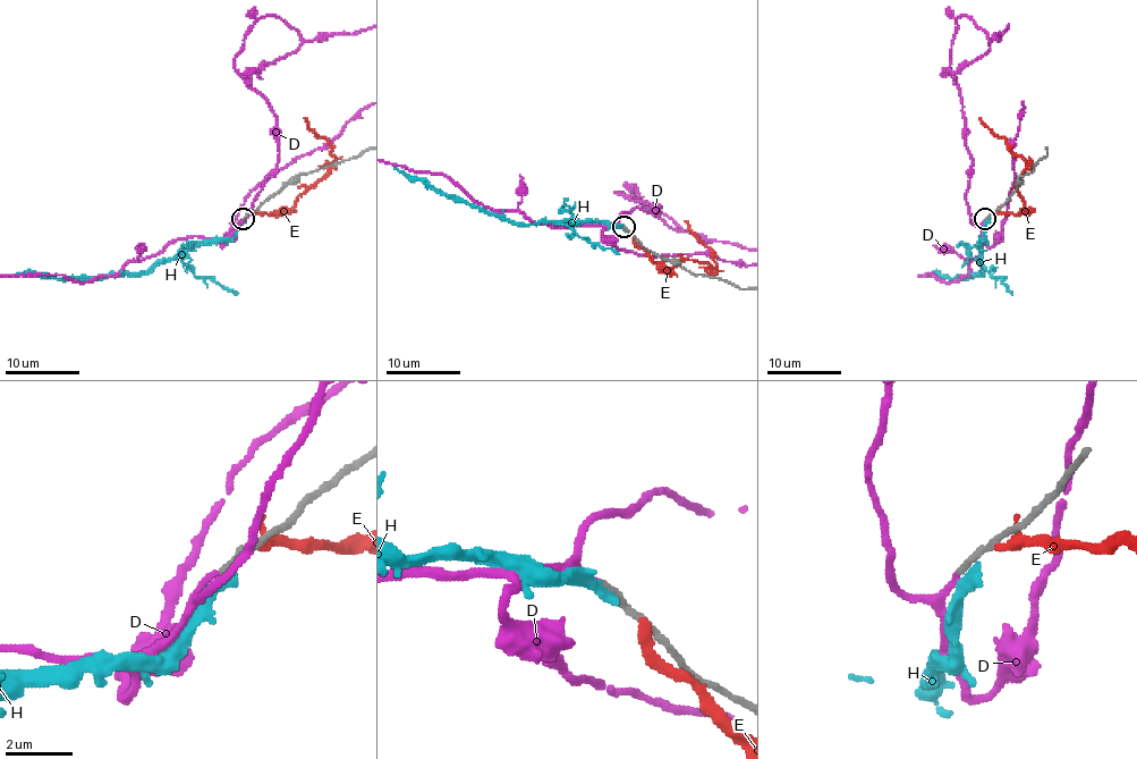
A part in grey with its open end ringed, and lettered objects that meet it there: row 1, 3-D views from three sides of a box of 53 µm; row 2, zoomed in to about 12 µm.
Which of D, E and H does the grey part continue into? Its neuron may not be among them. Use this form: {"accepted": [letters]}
{"accepted": ["D"]}

